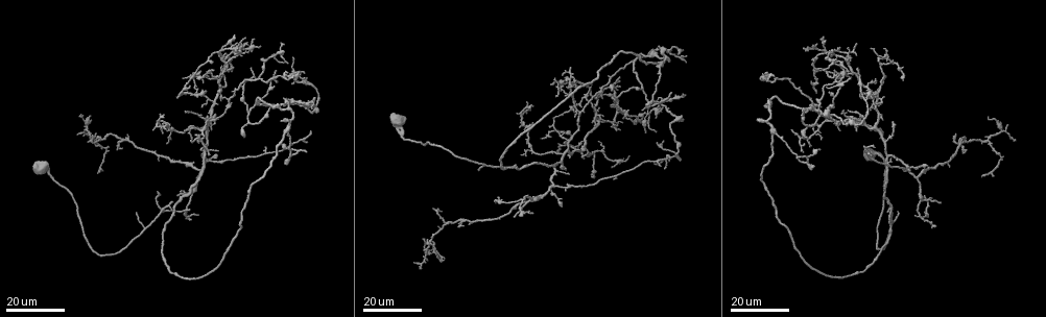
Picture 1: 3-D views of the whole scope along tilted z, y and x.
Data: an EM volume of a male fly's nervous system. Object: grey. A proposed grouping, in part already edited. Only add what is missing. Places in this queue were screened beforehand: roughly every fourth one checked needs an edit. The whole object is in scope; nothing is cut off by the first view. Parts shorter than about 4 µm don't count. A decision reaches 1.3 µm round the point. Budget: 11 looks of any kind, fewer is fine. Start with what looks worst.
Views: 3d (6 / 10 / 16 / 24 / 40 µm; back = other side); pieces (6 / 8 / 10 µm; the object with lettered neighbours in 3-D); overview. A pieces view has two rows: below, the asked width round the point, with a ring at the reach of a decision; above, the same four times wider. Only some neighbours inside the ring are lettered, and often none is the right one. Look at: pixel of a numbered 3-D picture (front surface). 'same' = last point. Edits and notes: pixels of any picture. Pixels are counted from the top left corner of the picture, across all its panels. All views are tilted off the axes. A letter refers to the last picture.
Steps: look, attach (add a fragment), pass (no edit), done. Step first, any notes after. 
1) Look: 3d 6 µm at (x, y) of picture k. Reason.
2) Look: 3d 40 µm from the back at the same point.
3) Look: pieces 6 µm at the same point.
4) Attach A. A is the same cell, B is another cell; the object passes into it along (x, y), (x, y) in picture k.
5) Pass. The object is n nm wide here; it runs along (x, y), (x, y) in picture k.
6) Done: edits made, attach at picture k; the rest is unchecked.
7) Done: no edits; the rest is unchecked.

Look: 3d 24 µm at (156, 193) of picture 1. End of a long branch.

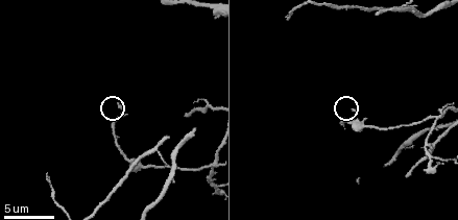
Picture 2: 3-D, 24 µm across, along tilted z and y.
Look: pieces 6 µm at (120, 107) of picture 2. See the neighbours.

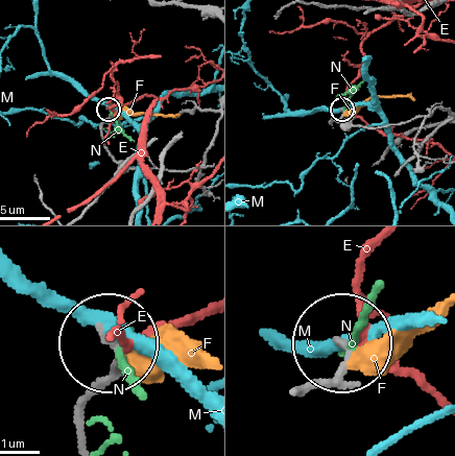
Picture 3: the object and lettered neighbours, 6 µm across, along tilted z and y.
Pass. E, F, M and N are other cells; none of them fits.

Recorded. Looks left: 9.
Look: 3d 16 µm at (237, 48) of picture 1. Tapers out.

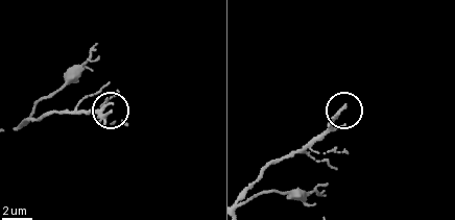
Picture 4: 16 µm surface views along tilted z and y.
Look: pieces 8 µm at (110, 112) of picture 4. See the neighbours.

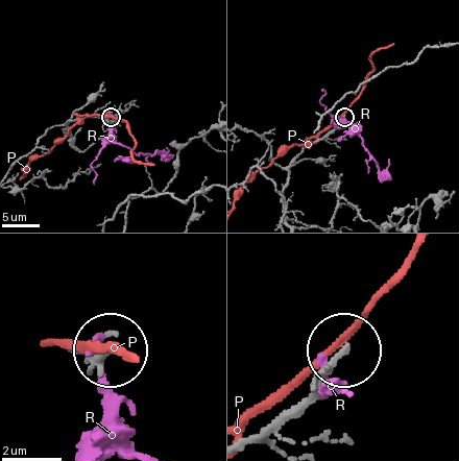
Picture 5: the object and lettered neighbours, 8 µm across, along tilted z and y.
Pass. P and R are other cells; it runs along (247, 444), (343, 350) in picture 5; none of them fits.

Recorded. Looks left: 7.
Look: 3d 24 µm at (178, 97) of picture 1. Tapers out.

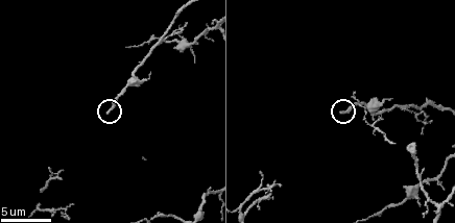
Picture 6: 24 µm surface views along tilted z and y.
Look: pieces 10 µm at (107, 110) of picture 6.

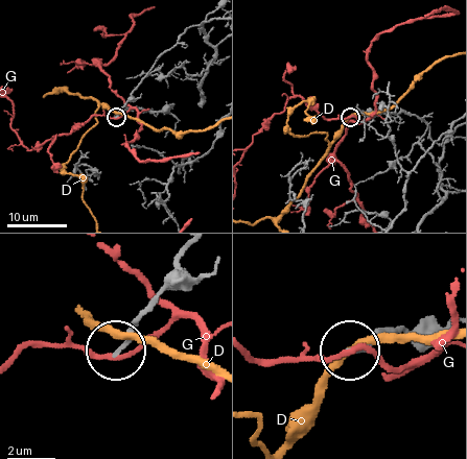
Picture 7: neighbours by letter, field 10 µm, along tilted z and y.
Pass. The object is 200 nm wide here; D and G are other cells; it runs along (184, 32), (160, 56), (116, 116) in picture 7; none of them fits.

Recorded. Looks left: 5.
Look: pieces 10 µm at (408, 177) of picture 2.

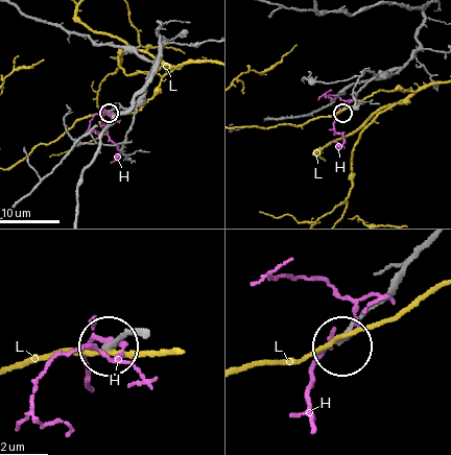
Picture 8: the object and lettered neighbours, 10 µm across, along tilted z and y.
Pass. H and L are other cells; it runs along (427, 247), (342, 342) in picture 8; no lettered fragment goes on from it.

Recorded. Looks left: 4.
Look: 3d 16 µm at (663, 167) of picture 1. Thin end.

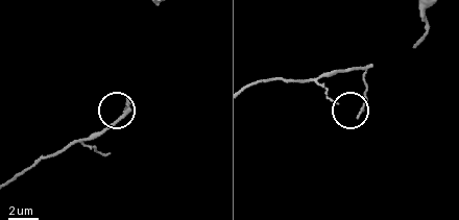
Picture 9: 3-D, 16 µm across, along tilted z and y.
Look: pieces 8 µm at (359, 117) of picture 9. See the neighbours.

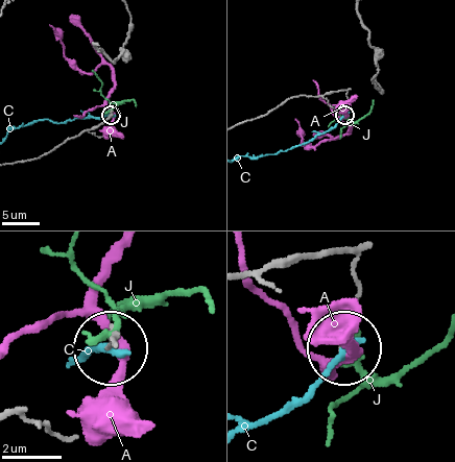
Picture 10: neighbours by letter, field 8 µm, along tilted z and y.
Pass. The object is 120 nm wide here; A, C and J are other cells; no lettered fragment goes on from it.

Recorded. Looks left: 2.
Done: no edits; the rest is unchecked.

